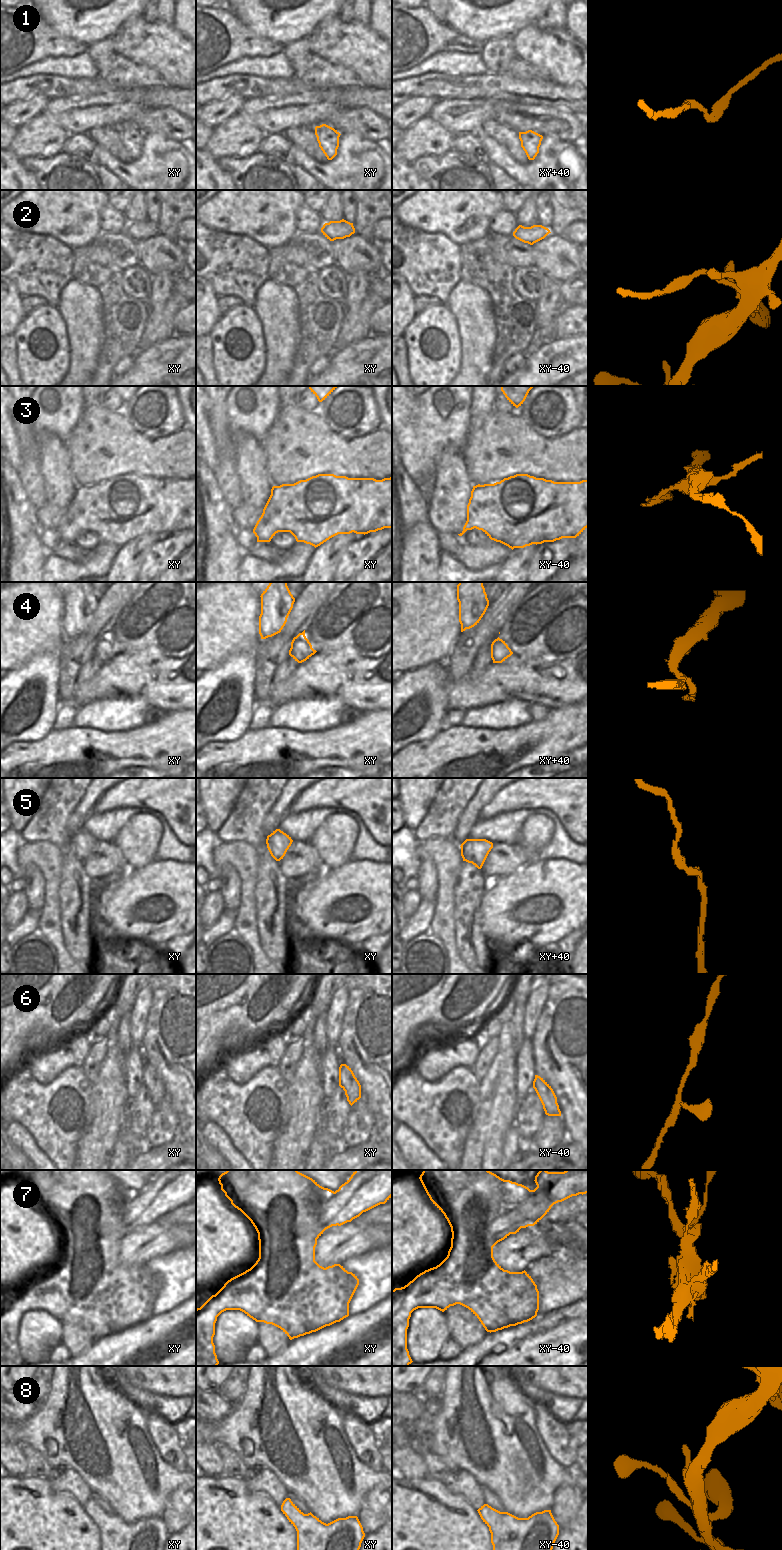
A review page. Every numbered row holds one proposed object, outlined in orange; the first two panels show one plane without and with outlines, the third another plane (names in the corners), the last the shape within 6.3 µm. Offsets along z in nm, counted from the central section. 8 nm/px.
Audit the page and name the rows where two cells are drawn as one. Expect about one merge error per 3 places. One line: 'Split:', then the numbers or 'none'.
Split: 2, 3, 7

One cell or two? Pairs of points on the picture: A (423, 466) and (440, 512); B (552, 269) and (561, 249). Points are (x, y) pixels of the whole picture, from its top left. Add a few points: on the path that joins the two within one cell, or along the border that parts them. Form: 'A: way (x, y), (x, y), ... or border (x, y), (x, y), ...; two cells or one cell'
A: border (436, 468), (433, 492), (428, 499); two cells
B: way (557, 264), (558, 254); one cell

